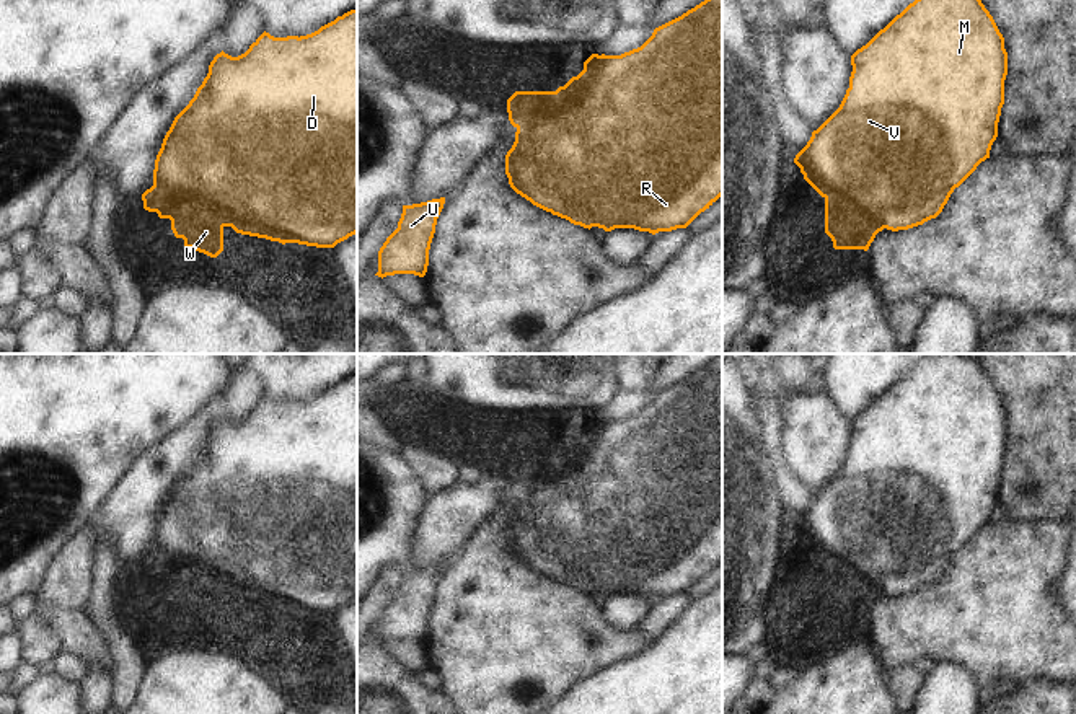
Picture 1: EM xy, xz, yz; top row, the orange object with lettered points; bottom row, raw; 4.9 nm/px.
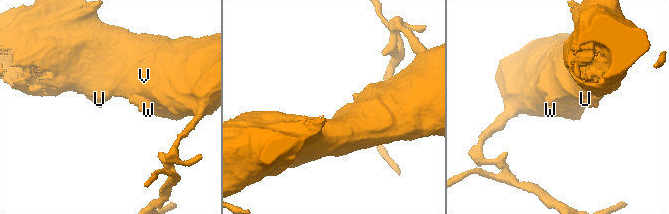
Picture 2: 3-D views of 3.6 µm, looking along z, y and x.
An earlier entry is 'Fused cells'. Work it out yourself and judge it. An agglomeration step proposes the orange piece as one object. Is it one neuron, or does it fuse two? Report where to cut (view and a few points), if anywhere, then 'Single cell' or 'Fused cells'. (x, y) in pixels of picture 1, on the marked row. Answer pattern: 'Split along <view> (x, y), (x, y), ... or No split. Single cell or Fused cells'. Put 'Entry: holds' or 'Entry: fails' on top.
Entry: fails
No split. Single cell

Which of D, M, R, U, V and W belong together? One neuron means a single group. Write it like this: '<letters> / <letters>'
D M R U V W

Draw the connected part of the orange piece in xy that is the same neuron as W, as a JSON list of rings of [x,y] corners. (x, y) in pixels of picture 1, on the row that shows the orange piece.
[[[357,8],[337,16],[334,21],[321,26],[318,31],[306,36],[287,36],[287,37],[274,37],[269,33],[262,33],[249,49],[238,55],[232,57],[223,51],[214,57],[209,65],[209,73],[204,78],[202,85],[197,88],[194,98],[189,104],[174,117],[170,130],[166,132],[161,148],[155,160],[153,170],[153,186],[142,194],[143,209],[148,212],[157,212],[160,218],[171,220],[171,230],[176,238],[184,240],[184,246],[194,251],[204,253],[210,258],[217,258],[223,251],[223,228],[232,227],[236,233],[266,238],[271,241],[285,243],[298,243],[316,248],[334,248],[337,243],[347,240],[349,236],[357,233]]]

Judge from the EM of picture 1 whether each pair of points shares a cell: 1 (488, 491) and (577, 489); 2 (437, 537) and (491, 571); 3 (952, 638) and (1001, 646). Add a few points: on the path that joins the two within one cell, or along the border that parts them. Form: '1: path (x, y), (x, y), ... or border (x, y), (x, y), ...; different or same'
1: border (506, 475), (509, 484); different
2: border (483, 520), (444, 561); different
3: path (964, 638), (990, 638); same

